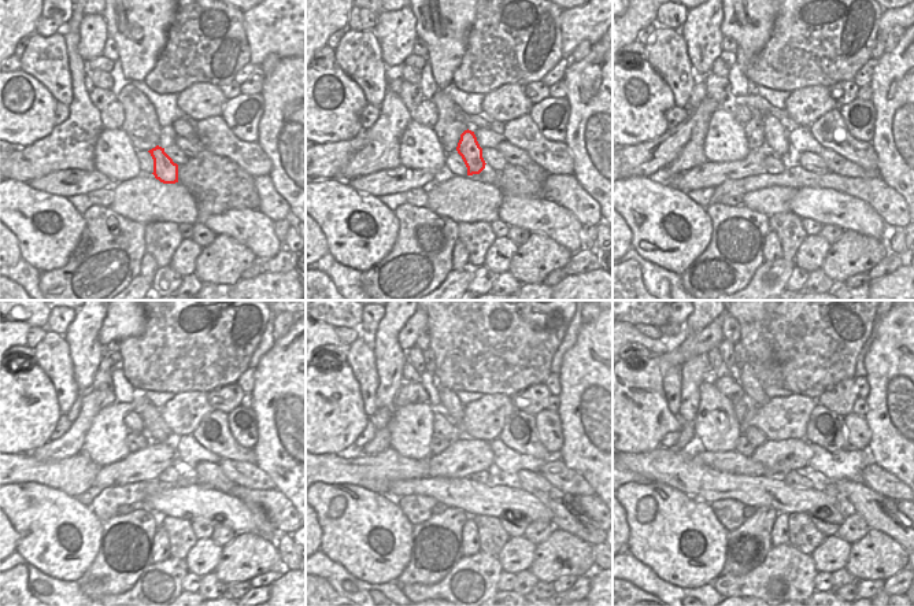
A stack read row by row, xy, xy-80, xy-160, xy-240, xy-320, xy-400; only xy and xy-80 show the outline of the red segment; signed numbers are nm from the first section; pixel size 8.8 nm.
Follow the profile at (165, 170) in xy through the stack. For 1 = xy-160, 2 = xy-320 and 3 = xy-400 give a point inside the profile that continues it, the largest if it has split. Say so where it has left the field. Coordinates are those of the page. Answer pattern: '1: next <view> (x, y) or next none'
1: next xy-160 (776, 139)
2: next xy-320 (452, 407)
3: next xy-400 (752, 388)

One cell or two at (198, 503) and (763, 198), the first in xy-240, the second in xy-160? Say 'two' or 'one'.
two

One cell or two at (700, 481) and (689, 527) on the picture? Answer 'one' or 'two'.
two

